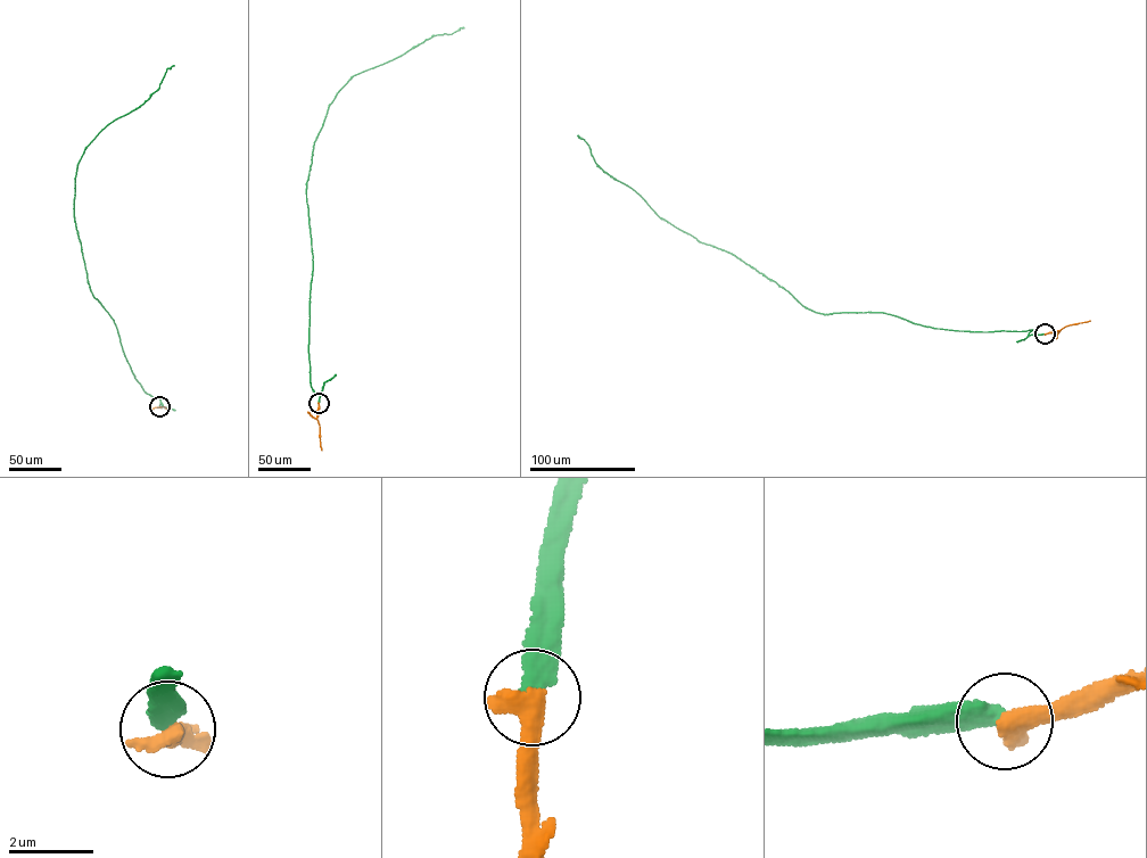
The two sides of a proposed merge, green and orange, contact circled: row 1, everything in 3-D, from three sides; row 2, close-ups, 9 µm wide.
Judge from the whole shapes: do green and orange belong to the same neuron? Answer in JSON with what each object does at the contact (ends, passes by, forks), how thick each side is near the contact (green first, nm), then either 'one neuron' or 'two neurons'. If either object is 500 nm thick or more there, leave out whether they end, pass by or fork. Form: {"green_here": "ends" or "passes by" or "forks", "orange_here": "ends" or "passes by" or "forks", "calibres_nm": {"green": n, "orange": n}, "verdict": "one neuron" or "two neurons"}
{"calibres_nm": {"green": 440, "orange": 550}, "verdict": "two neurons"}

